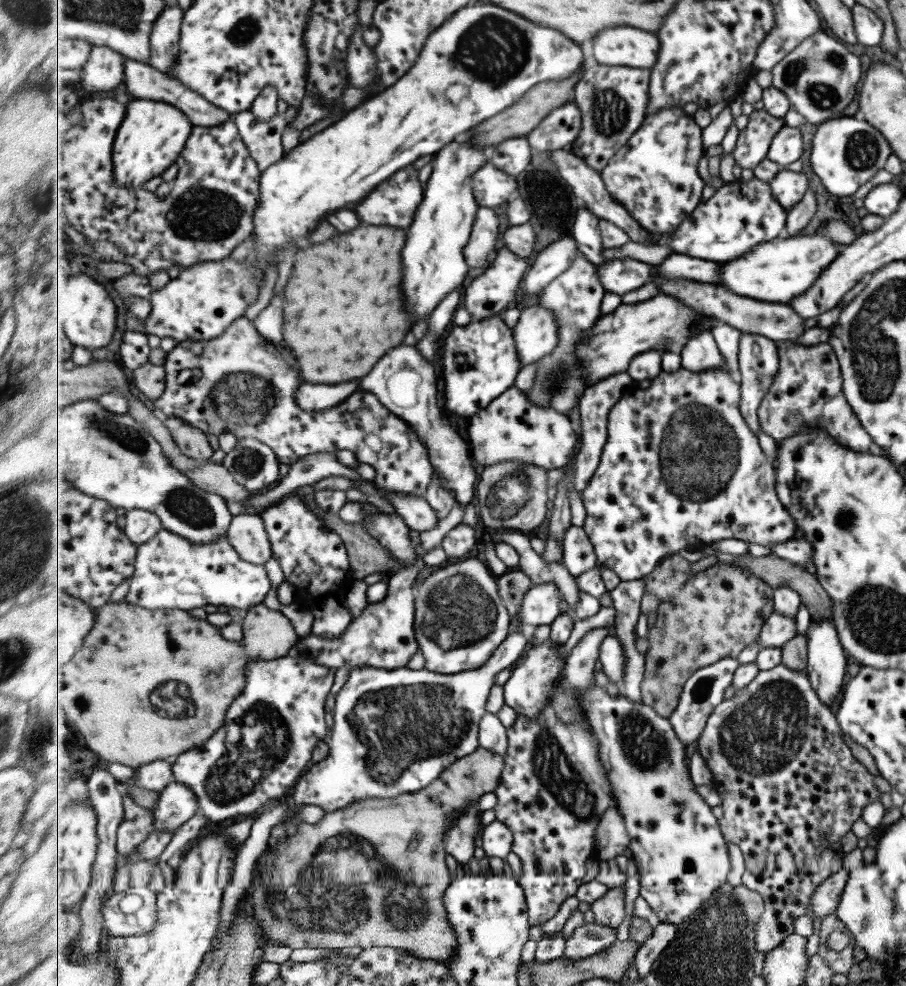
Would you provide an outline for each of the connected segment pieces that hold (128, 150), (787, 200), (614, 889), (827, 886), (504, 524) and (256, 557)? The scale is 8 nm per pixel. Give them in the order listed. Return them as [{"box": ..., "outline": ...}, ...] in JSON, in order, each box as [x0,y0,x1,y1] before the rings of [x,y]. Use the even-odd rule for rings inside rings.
[{"box":[114,99,194,190],"outline":[[[137,99],[126,107],[126,120],[119,127],[114,142],[115,182],[127,190],[139,190],[145,188],[151,178],[163,176],[176,164],[194,131],[194,124],[187,113],[168,102]]]},{"box":[770,170,809,210],"outline":[[[782,170],[770,183],[775,200],[789,210],[801,203],[809,191],[809,178],[801,172]]]},{"box":[591,881,628,929],"outline":[[[626,881],[621,888],[618,883],[610,886],[610,889],[599,900],[592,902],[591,909],[595,917],[594,923],[601,926],[617,929],[625,920],[628,910],[626,907]]]},{"box":[813,869,848,919],"outline":[[[843,869],[839,872],[834,872],[827,878],[819,887],[816,888],[813,896],[814,919],[821,919],[824,916],[833,914],[837,908],[841,891],[846,883],[848,872]]]},{"box":[476,460,547,532],"outline":[[[508,460],[484,467],[476,486],[482,522],[492,529],[505,528],[525,532],[535,530],[547,518],[547,470],[534,464]]]},{"box":[227,512,274,565],"outline":[[[244,512],[235,515],[227,536],[243,560],[264,565],[274,555],[266,521],[261,514]]]}]

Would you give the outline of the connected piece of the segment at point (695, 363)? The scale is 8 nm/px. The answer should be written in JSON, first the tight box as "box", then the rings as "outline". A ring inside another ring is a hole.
{"box":[679,331,730,372],"outline":[[[707,331],[697,335],[695,338],[691,339],[690,342],[682,348],[682,350],[679,351],[682,355],[682,366],[686,369],[692,371],[706,371],[707,369],[725,369],[726,371],[730,372],[730,370],[726,368],[726,360],[724,359],[724,356],[720,353],[720,350],[718,349],[718,342],[716,341],[716,338],[714,337],[712,331]]]}

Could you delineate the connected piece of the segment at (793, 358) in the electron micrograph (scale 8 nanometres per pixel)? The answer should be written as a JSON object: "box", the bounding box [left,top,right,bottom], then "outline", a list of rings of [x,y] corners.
{"box":[758,340,888,458],"outline":[[[794,340],[776,341],[780,369],[769,392],[758,408],[762,428],[777,443],[802,432],[804,426],[823,428],[835,442],[859,453],[886,458],[888,454],[875,446],[842,392],[841,369],[834,349],[826,342],[807,346]]]}

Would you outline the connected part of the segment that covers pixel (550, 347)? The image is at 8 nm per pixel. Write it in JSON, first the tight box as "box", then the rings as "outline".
{"box":[513,304,560,367],"outline":[[[538,304],[523,309],[513,329],[523,367],[551,354],[560,341],[556,313]]]}

